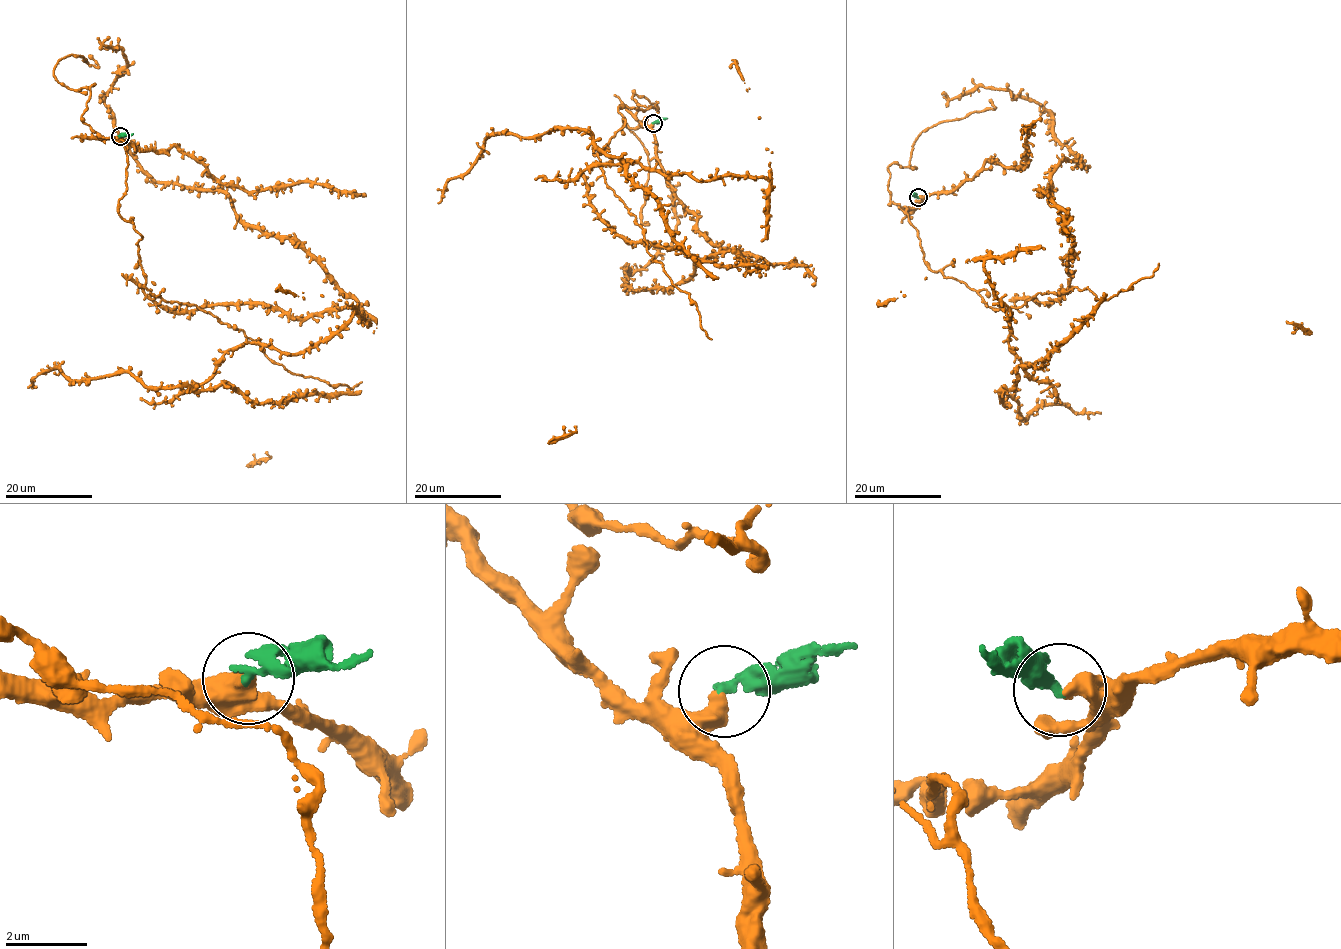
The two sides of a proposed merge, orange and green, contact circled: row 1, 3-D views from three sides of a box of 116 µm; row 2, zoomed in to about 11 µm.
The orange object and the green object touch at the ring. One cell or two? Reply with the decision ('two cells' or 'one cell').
two cells

